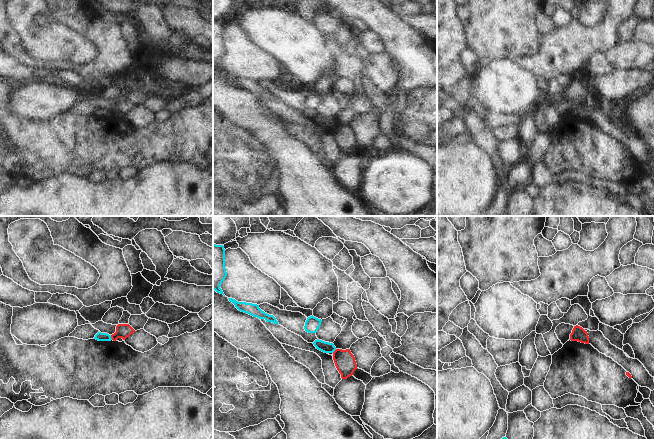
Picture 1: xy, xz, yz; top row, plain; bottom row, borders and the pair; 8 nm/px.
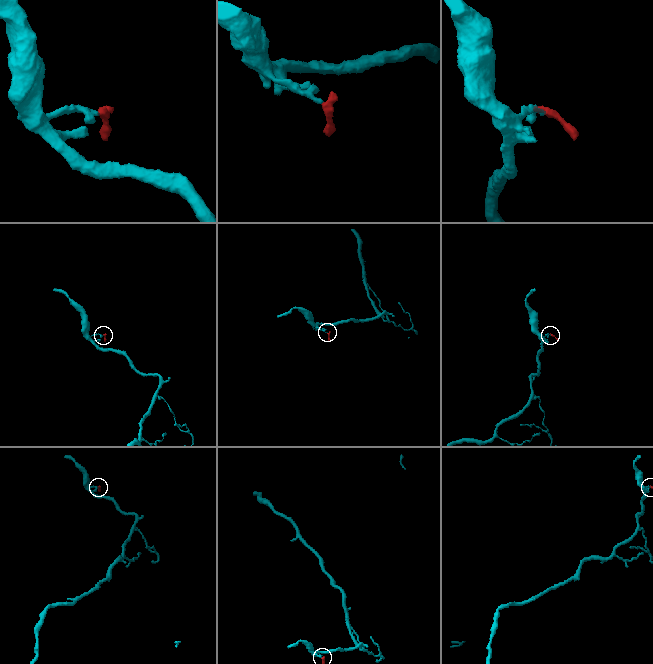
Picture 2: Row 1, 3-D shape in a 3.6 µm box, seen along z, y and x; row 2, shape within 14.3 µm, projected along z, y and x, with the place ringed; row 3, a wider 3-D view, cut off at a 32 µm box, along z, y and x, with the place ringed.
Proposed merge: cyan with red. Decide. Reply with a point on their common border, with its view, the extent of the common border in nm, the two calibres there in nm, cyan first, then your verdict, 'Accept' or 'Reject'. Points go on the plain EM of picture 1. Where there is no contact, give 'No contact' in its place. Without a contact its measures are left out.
Touches cyan at xy (110, 113). Shared border 40 nm. Thickness 70 nm (cyan) against 120 nm. Reject.

